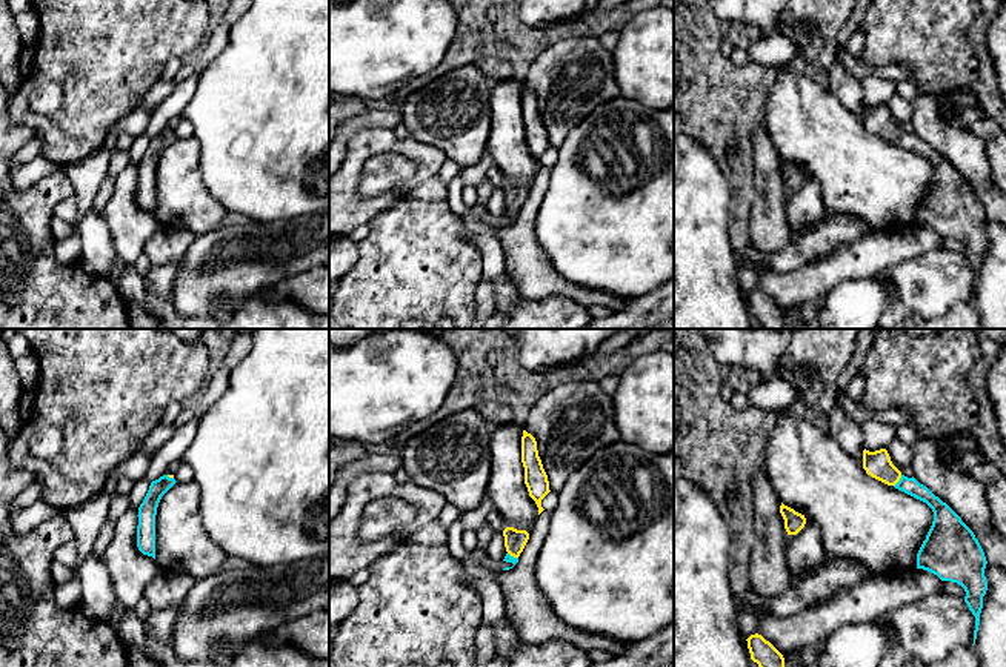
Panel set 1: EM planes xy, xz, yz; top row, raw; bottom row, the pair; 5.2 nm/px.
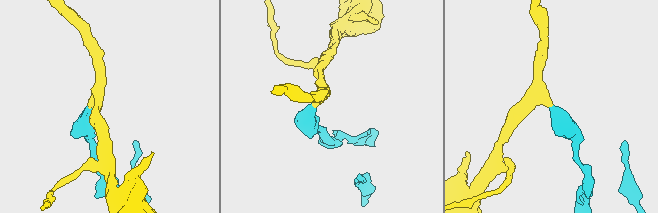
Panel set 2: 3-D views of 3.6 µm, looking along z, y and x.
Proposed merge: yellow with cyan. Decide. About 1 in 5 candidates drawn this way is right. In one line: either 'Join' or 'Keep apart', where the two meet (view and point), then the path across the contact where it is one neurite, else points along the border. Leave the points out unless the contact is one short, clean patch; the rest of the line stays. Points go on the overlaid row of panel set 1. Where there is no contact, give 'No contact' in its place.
Join. Touches yellow at yz (899, 480). Path across: yz (877, 464), (899, 480), (911, 486)

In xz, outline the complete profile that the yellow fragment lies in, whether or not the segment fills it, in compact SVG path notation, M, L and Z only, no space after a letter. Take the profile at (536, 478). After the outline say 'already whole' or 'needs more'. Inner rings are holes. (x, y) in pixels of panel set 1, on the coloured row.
M523 430L521 436L521 463L525 467L525 484L528 487L529 496L535 501L540 515L545 510L541 507L541 499L551 490L548 475L538 456L537 441L526 430Z; already whole

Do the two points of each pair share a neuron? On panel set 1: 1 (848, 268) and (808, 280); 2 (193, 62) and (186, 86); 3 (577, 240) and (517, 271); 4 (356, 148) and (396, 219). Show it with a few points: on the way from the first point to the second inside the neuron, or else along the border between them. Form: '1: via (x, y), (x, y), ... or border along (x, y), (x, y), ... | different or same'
1: via (839, 268), (831, 268), (817, 277) | same
2: border along (199, 74), (193, 71), (177, 85) | different
3: border along (537, 220), (534, 235), (539, 246), (569, 283) | different
4: border along (391, 203), (366, 223) | different

